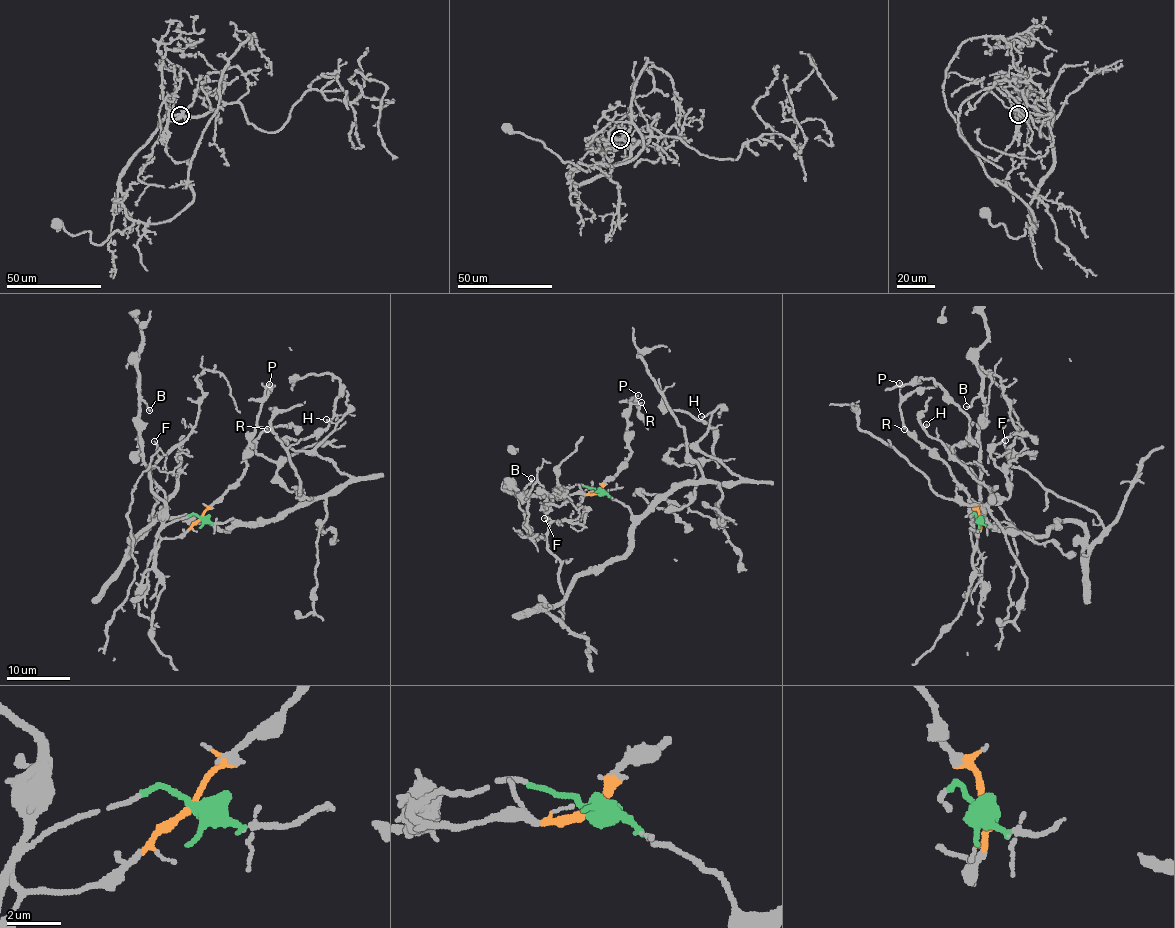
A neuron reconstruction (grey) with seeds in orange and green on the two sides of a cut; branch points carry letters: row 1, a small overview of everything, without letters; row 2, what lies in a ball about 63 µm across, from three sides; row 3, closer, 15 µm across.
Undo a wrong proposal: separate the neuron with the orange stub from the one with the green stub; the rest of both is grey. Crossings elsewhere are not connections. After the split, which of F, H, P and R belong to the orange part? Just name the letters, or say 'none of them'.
P, R

